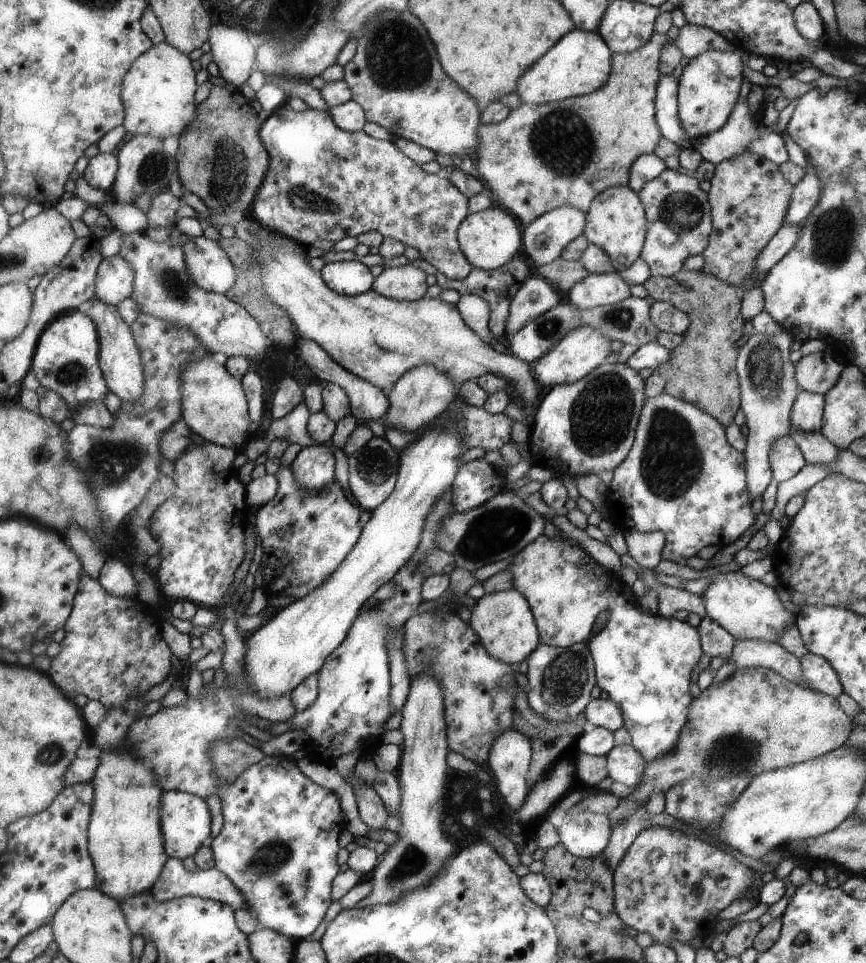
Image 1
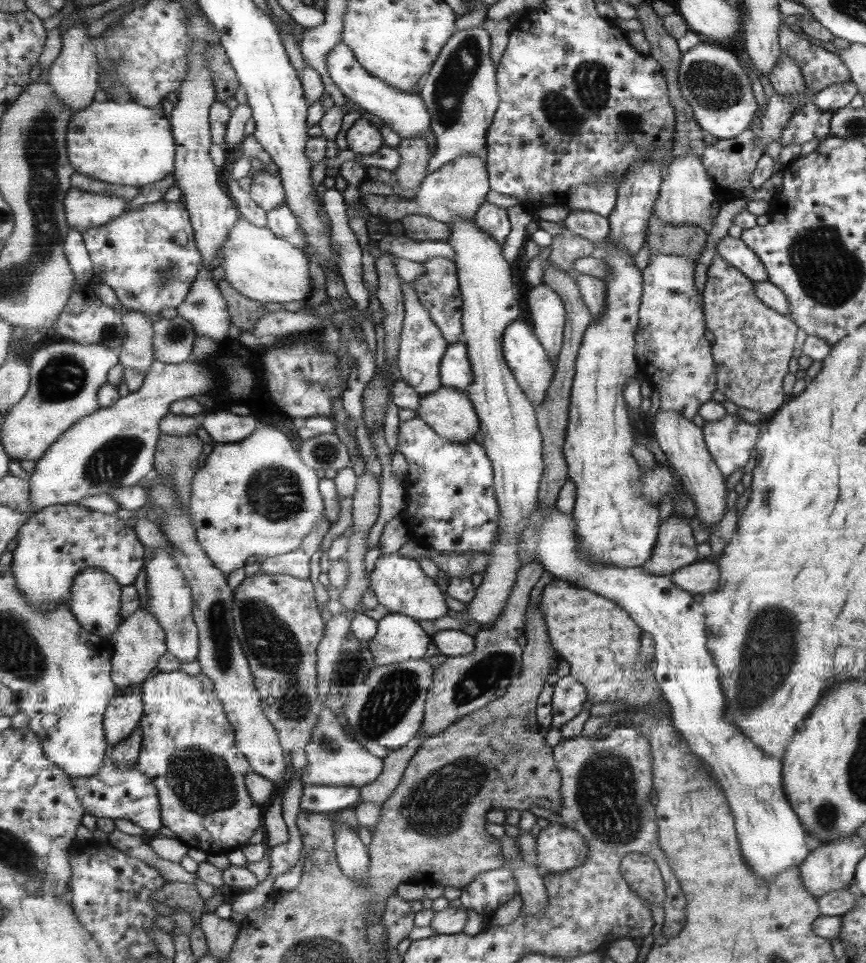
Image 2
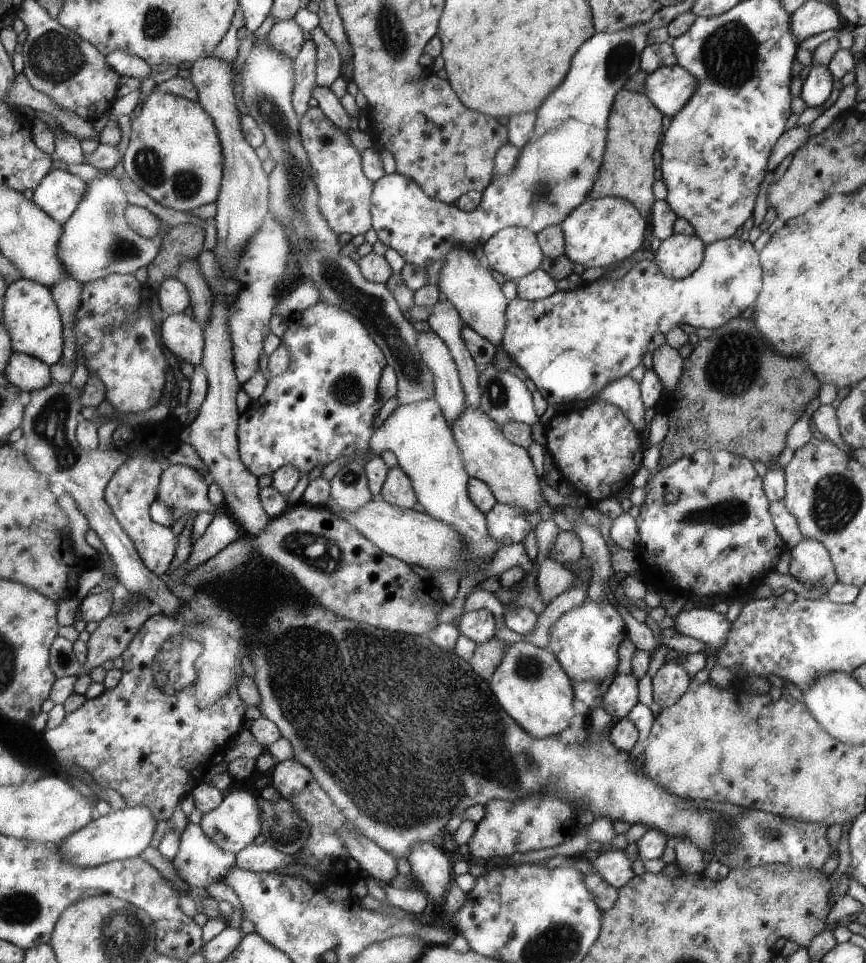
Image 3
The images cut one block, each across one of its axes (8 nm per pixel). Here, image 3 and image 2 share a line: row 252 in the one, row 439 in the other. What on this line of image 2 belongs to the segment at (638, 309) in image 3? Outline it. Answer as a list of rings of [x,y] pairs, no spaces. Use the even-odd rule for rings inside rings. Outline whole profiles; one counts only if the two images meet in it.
[[[726,414],[726,417],[715,420],[714,422],[705,422],[703,427],[705,443],[708,445],[709,453],[716,461],[718,469],[722,472],[722,477],[726,480],[730,474],[743,468],[750,458],[752,458],[752,450],[760,442],[760,424],[750,424],[744,421],[738,415]]]

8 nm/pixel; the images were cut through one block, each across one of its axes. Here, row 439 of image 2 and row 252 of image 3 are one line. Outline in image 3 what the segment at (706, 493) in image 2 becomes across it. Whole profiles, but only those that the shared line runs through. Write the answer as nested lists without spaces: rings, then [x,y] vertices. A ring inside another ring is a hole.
[[[673,233],[664,239],[654,256],[658,270],[666,278],[686,278],[704,262],[705,242],[696,233],[692,236]]]

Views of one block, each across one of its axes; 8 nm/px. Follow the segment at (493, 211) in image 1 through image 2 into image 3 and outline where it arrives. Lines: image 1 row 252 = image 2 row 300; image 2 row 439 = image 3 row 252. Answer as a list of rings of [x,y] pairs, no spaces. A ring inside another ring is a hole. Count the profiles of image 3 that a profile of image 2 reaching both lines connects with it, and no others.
[[[506,227],[483,244],[490,266],[513,281],[540,268],[544,253],[537,234],[522,227]]]

